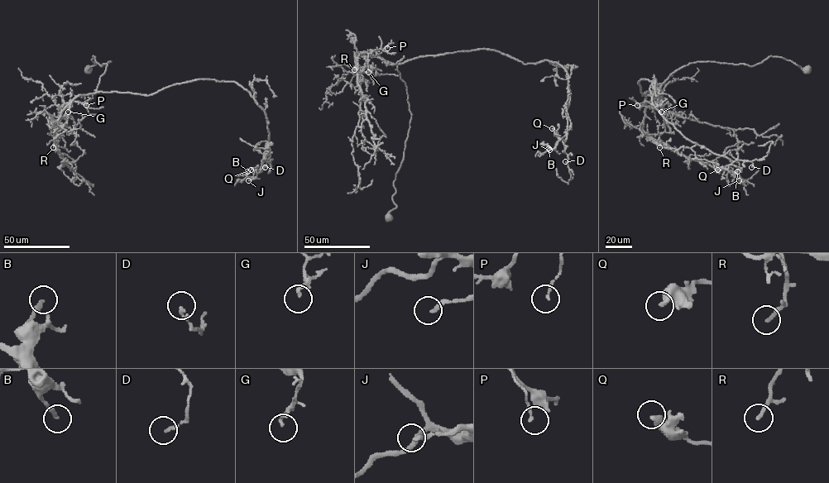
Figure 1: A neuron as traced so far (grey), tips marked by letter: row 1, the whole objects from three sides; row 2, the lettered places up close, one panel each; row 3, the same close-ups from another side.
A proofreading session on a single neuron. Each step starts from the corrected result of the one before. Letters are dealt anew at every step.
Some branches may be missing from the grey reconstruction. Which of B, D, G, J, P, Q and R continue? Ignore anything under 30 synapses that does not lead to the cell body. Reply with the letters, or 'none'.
R

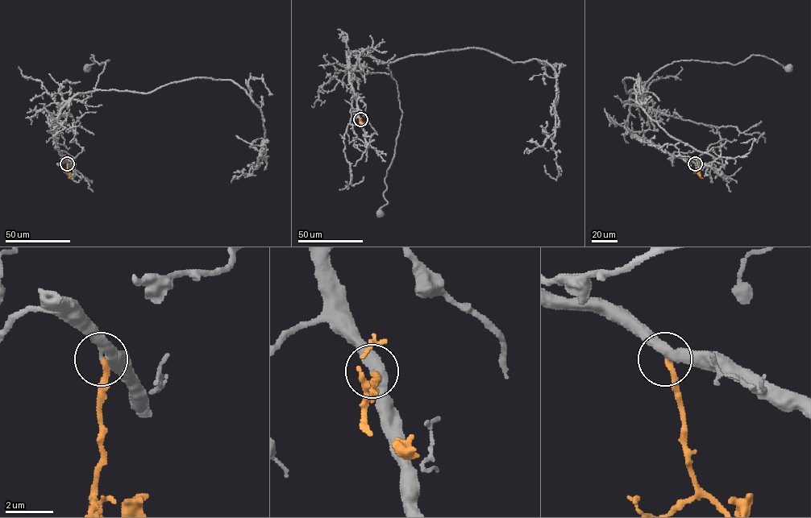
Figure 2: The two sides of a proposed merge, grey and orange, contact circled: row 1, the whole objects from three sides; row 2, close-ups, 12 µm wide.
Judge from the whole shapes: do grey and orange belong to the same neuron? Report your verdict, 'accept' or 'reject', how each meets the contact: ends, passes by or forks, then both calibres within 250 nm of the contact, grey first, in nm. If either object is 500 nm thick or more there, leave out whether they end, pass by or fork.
accept; grey passes by; orange ends; calibres 320 and 260 nm

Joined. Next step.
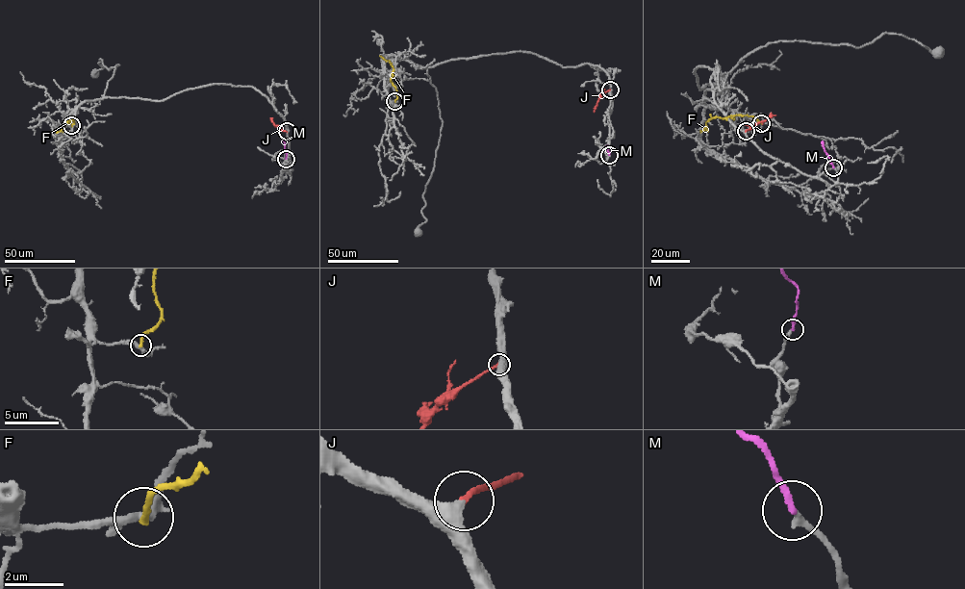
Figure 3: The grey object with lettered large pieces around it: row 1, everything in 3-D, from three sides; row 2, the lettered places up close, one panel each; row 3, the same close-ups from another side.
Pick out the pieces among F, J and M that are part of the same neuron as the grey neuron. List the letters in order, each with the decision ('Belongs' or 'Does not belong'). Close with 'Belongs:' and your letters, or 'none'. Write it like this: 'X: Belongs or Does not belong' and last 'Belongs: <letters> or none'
F: Does not belong
J: Belongs
M: Belongs
Belongs: J, M

